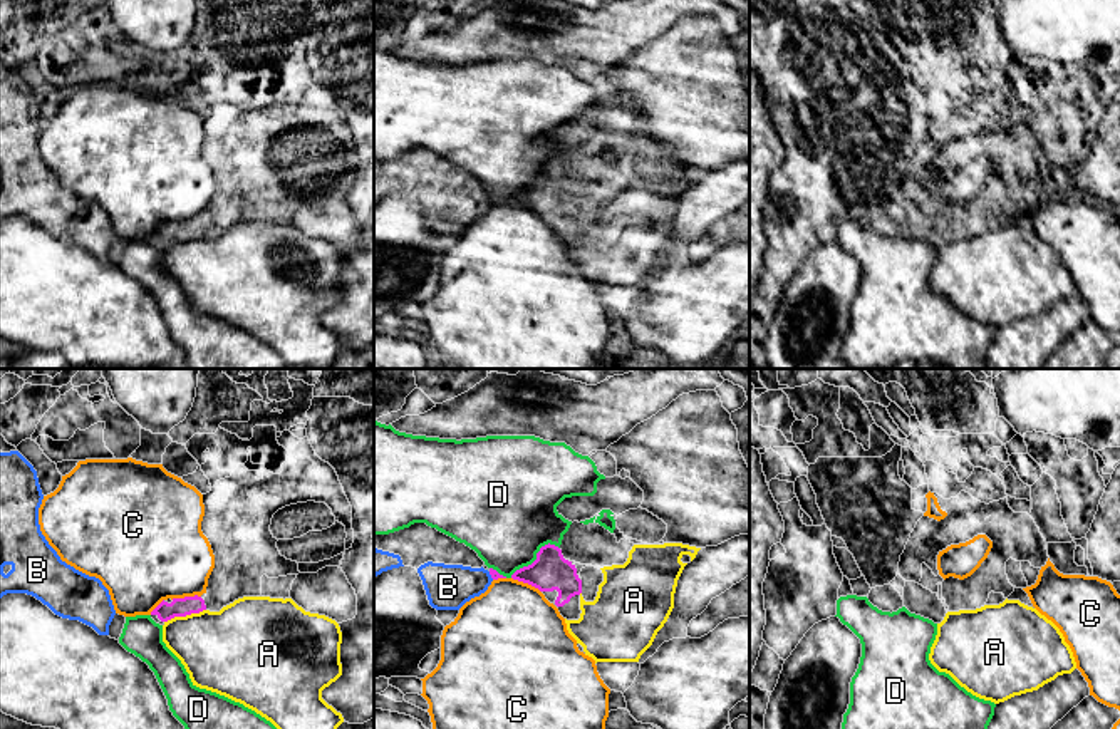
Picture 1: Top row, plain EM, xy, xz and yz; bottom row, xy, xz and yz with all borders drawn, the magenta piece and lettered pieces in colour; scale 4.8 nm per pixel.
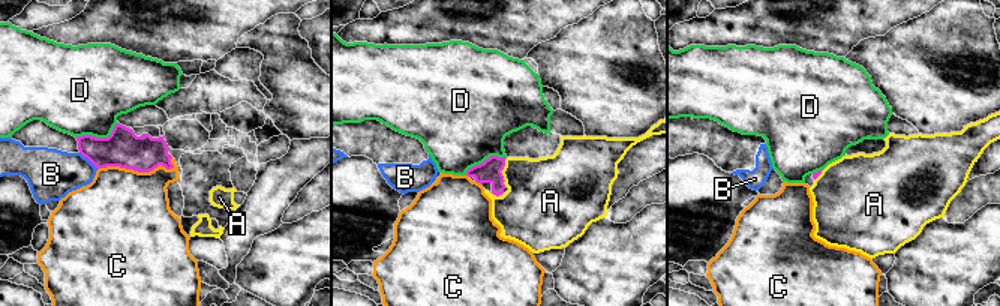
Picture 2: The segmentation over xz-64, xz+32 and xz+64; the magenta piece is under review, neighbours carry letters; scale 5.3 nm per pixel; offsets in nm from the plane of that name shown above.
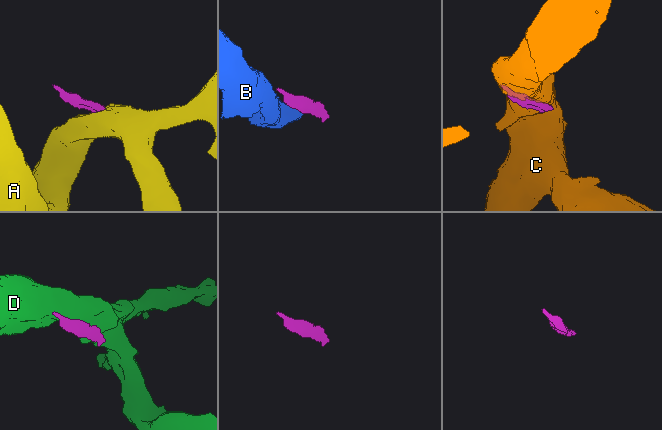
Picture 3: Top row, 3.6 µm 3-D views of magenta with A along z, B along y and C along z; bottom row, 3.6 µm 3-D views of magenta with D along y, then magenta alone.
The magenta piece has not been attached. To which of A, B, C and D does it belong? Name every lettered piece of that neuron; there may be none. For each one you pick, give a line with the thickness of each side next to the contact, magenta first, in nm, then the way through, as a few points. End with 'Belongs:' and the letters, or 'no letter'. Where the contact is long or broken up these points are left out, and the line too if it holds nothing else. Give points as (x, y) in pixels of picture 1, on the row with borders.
Belongs: no letter

